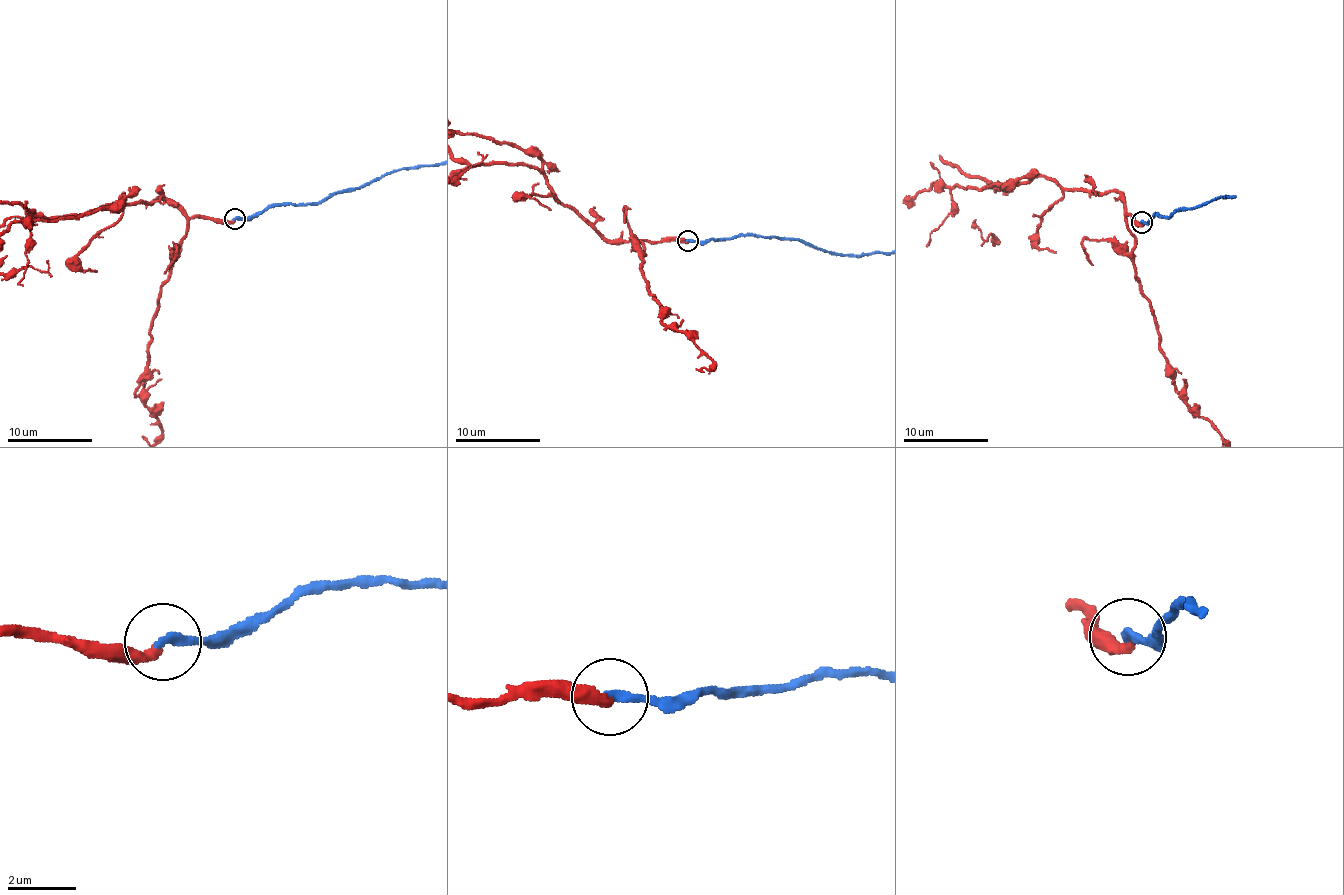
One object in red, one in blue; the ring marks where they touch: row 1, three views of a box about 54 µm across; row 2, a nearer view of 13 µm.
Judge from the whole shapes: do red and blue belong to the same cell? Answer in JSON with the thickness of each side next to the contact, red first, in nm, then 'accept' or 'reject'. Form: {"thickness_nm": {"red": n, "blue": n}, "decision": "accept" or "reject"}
{"thickness_nm": {"red": 300, "blue": 260}, "decision": "reject"}

